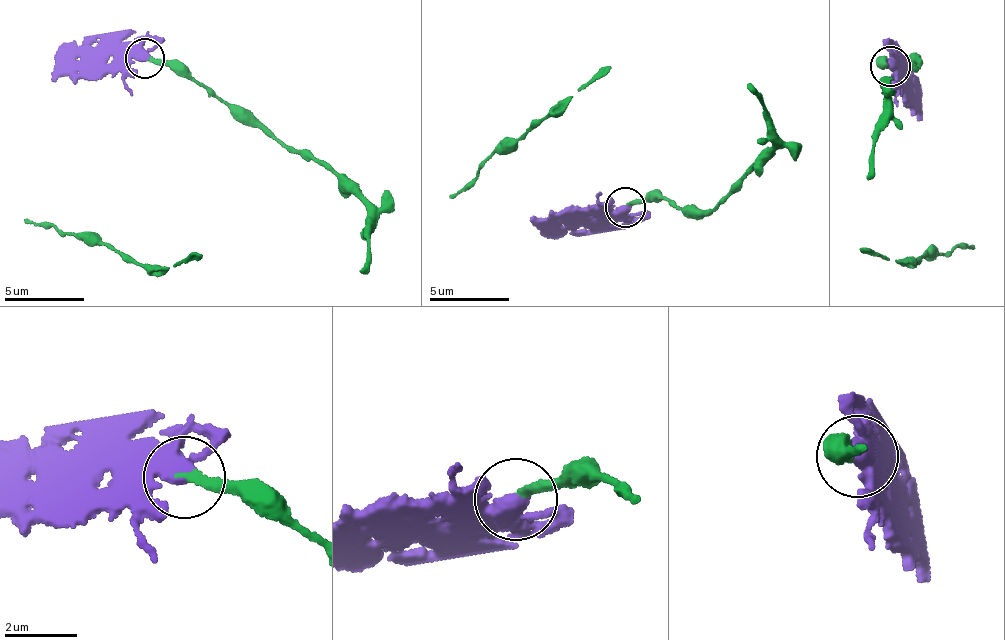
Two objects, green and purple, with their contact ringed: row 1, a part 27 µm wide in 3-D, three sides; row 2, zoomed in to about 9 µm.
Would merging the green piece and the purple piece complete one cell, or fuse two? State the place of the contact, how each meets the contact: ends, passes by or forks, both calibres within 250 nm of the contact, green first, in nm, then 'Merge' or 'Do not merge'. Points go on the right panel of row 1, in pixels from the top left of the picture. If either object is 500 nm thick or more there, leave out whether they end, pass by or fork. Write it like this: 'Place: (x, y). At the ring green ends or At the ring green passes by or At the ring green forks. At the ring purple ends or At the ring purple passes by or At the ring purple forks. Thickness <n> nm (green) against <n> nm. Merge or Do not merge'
Place: (890, 66). At the ring green ends. At the ring purple passes by. Thickness 200 nm (green) against 400 nm. Do not merge

